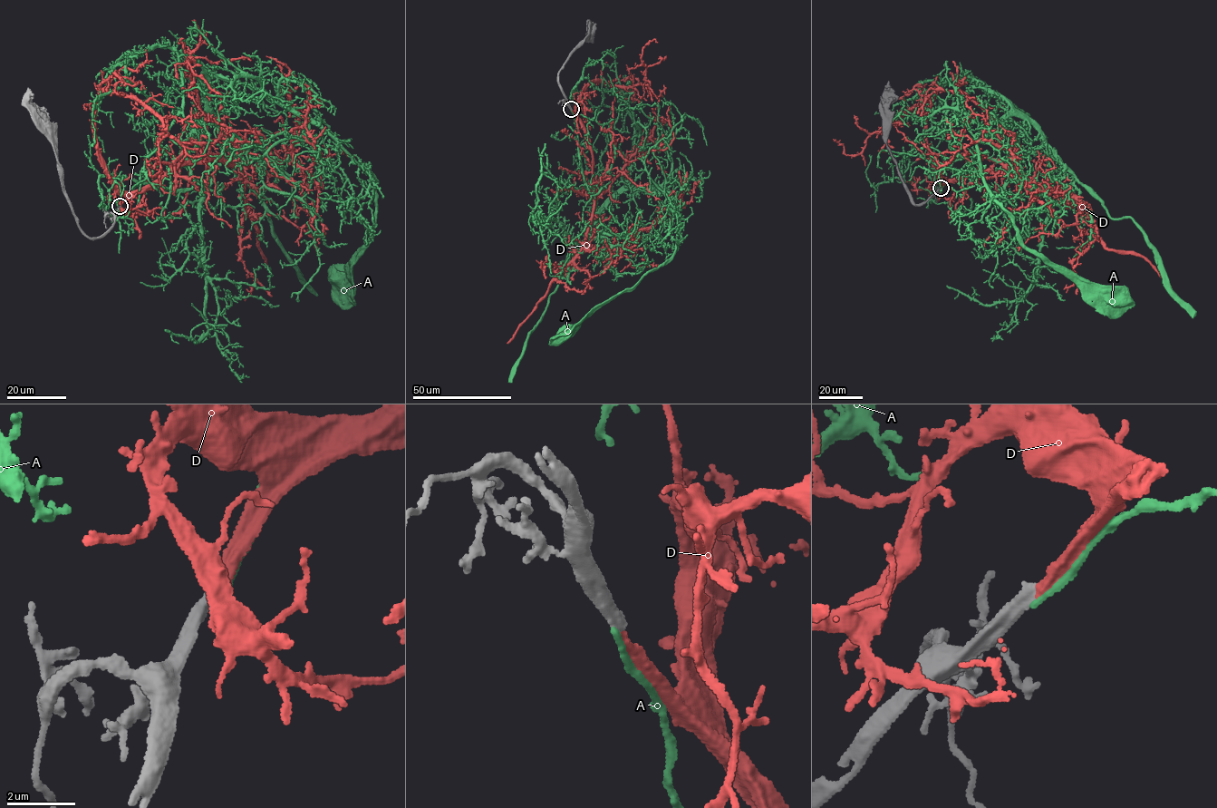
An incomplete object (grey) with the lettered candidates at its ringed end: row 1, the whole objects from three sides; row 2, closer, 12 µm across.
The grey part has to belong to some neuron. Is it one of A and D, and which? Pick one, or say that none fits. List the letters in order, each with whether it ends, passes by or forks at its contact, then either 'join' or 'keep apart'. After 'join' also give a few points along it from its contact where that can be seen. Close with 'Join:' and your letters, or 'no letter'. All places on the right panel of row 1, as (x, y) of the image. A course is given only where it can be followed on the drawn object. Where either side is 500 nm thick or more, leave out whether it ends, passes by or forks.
A: it ends there; keep apart
D: it ends there; join; it runs (941, 188), (987, 172), (1065, 192), (1030, 186), (1012, 152), (985, 140), (943, 165), (934, 156)
Join: D

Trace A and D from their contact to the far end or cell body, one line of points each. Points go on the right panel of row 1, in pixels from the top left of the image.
A: (940, 189), (961, 177), (999, 191), (1042, 143), (1026, 120), (976, 137), (987, 186), (1017, 240), (1118, 296)
D: (941, 188), (987, 172), (1065, 192), (1030, 186), (1012, 152), (985, 140), (943, 165), (934, 156)

